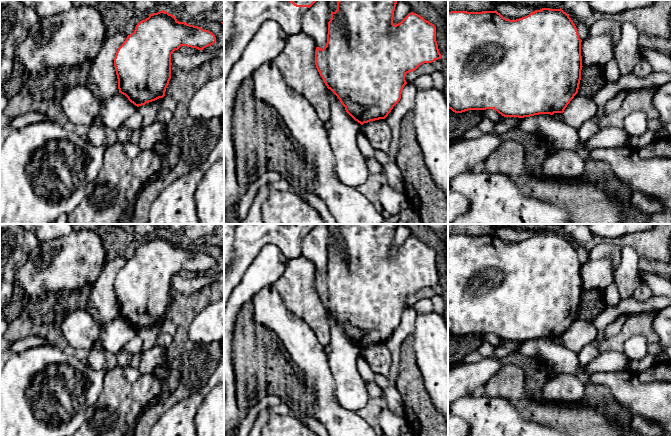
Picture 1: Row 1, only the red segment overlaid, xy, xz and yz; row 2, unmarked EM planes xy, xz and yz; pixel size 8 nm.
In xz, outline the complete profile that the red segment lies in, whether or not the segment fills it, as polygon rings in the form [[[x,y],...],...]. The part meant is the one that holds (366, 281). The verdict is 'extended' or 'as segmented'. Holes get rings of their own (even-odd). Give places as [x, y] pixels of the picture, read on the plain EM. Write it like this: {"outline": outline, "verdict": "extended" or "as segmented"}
{"outline": [[[339,224],[337,234],[331,235],[326,270],[323,273],[316,271],[315,274],[315,289],[325,309],[337,320],[346,336],[361,349],[388,340],[401,323],[407,308],[407,297],[424,287],[441,283],[435,249],[413,236],[394,249],[396,228],[396,224]]], "verdict": "as segmented"}

